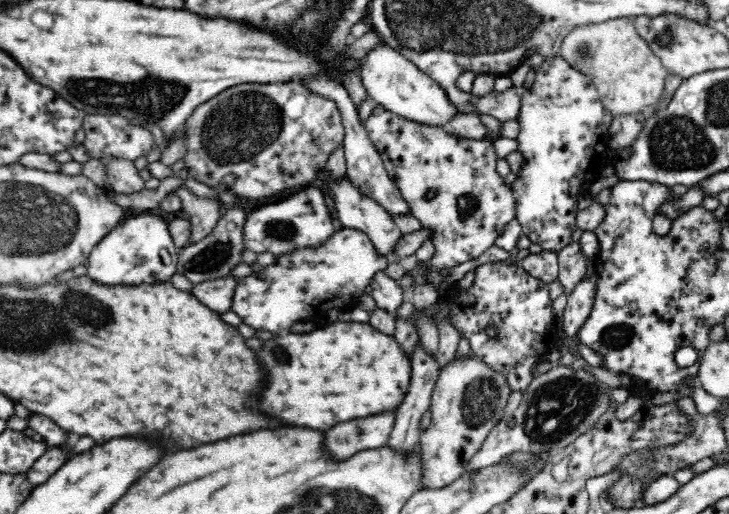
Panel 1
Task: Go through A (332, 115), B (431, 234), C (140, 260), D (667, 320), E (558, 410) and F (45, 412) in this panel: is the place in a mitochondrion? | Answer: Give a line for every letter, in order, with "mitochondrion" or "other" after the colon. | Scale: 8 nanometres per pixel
A: other
B: other
C: mitochondrion
D: other
E: mitochondrion
F: other

